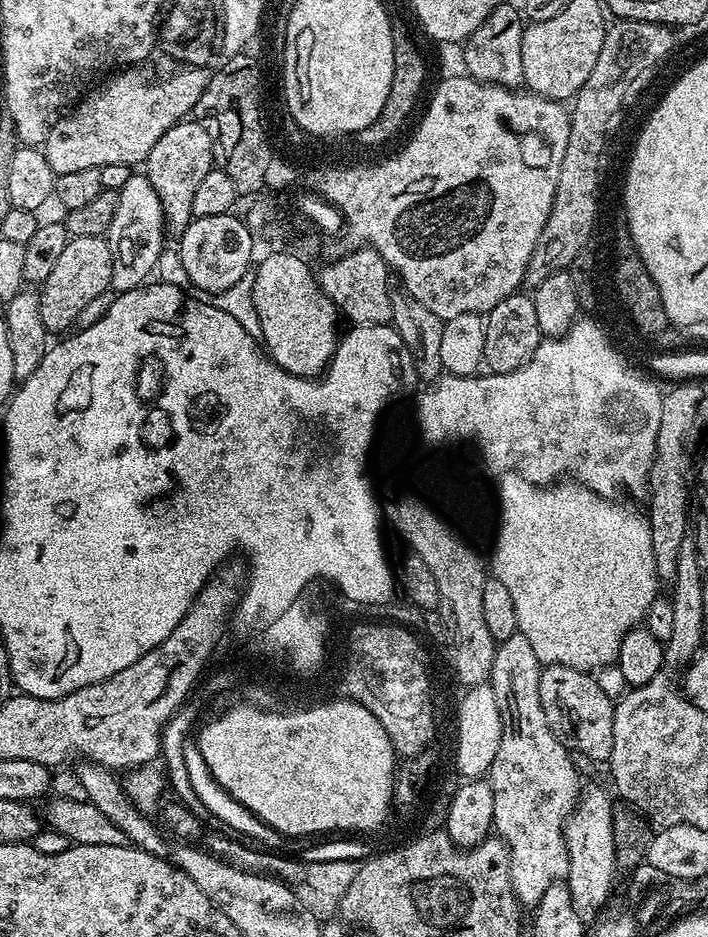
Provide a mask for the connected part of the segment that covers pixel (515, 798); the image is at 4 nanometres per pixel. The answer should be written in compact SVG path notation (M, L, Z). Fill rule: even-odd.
M518 630L510 638L499 641L492 663L490 683L501 711L502 738L497 757L490 771L490 783L494 790L494 818L492 826L495 835L508 846L510 854L510 882L516 899L524 906L539 903L550 886L561 883L568 874L568 847L564 837L564 826L575 810L582 795L580 776L576 764L571 760L569 749L550 730L542 702L538 694L538 682L542 665L526 638Z

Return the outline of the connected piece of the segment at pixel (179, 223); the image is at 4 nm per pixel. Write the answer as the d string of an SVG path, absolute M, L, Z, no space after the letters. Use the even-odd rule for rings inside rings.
M185 118L179 124L170 126L170 130L166 130L166 134L162 134L158 142L154 142L154 150L150 150L146 161L146 175L162 202L165 229L171 235L173 232L173 237L180 237L193 220L194 189L202 183L202 178L206 178L215 159L214 142L207 134L206 124L195 124L192 118Z

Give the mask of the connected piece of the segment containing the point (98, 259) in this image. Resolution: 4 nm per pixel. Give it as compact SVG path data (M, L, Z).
M103 236L94 238L71 237L67 242L54 270L50 276L39 285L40 317L42 326L46 326L49 334L67 333L72 323L112 287L112 259L110 246Z

